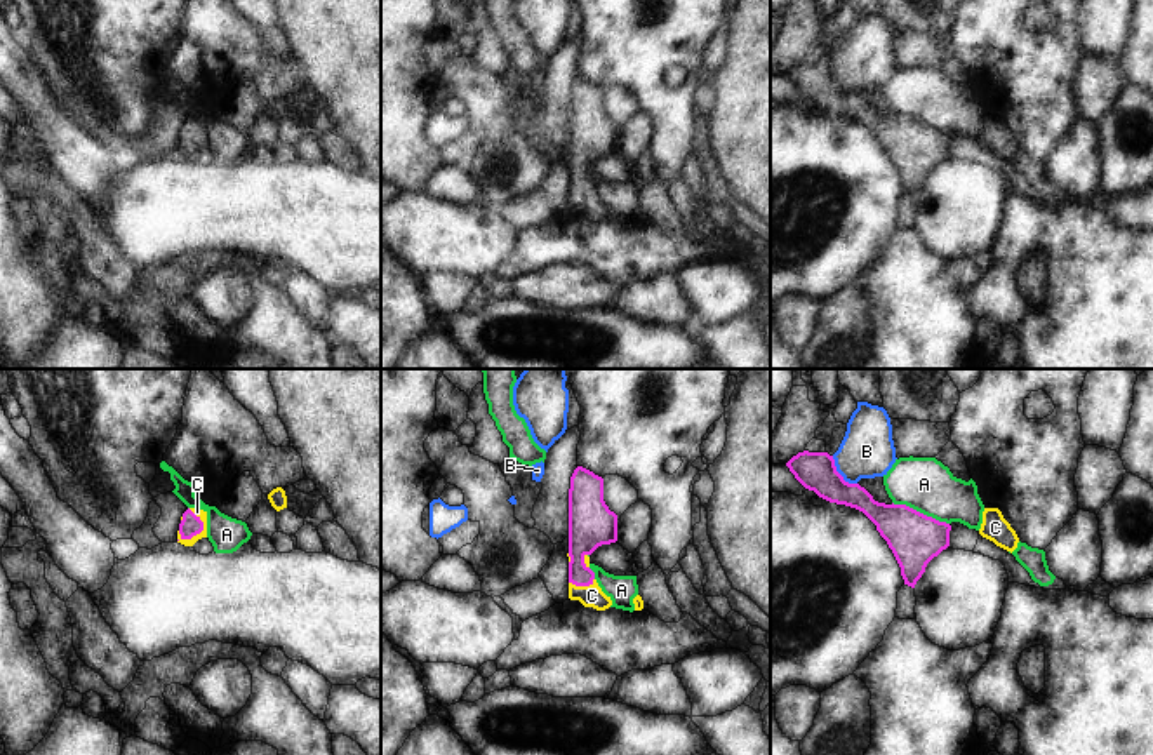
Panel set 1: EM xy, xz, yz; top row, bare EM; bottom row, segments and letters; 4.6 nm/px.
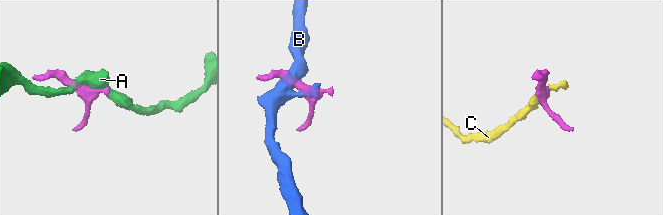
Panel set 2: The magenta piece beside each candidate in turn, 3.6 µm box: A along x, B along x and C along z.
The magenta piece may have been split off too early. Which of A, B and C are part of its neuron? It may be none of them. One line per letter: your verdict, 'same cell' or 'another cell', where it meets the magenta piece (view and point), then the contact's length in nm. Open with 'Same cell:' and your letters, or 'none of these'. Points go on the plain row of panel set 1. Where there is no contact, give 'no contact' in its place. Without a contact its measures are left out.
Same cell: C
A: another cell | yz (919, 122) | 280 nm
B: another cell | yz (839, 84) | 180 nm
C: same cell | xy (200, 141) | 170 nm

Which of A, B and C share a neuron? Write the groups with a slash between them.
A / B / C

